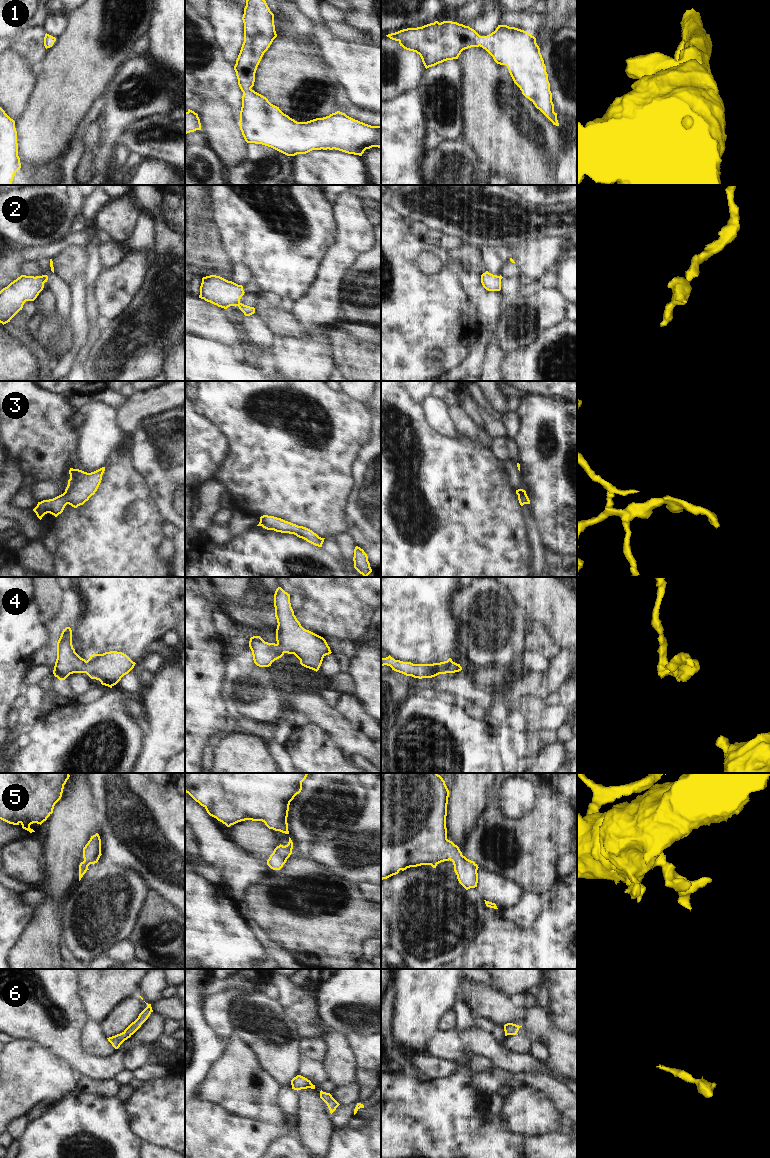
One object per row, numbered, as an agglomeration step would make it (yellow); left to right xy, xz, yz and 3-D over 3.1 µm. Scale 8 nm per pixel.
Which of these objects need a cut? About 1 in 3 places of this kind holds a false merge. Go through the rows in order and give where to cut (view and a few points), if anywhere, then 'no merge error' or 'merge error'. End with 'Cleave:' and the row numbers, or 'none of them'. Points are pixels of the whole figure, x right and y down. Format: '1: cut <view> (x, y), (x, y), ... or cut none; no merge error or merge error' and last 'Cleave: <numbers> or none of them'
1: cut none; no merge error
2: cut none; no merge error
3: cut none; no merge error
4: cut none; no merge error
5: cut none; no merge error
6: cut none; no merge error
Cleave: none of them

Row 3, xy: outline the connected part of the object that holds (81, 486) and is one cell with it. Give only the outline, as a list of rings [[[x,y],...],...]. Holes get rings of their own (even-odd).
[[[105,467],[91,473],[70,468],[70,479],[68,480],[65,492],[53,499],[38,502],[33,511],[41,520],[47,513],[57,517],[63,512],[67,504],[74,508],[83,505],[97,491],[104,471]]]

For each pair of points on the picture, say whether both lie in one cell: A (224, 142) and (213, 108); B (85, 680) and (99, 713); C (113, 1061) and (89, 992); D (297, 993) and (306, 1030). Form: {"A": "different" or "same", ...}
{"A": "same", "B": "different", "C": "different", "D": "same"}

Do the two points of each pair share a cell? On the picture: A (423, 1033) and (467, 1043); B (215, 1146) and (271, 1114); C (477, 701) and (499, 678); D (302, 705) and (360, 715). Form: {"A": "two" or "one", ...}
{"A": "two", "B": "two", "C": "two", "D": "two"}

